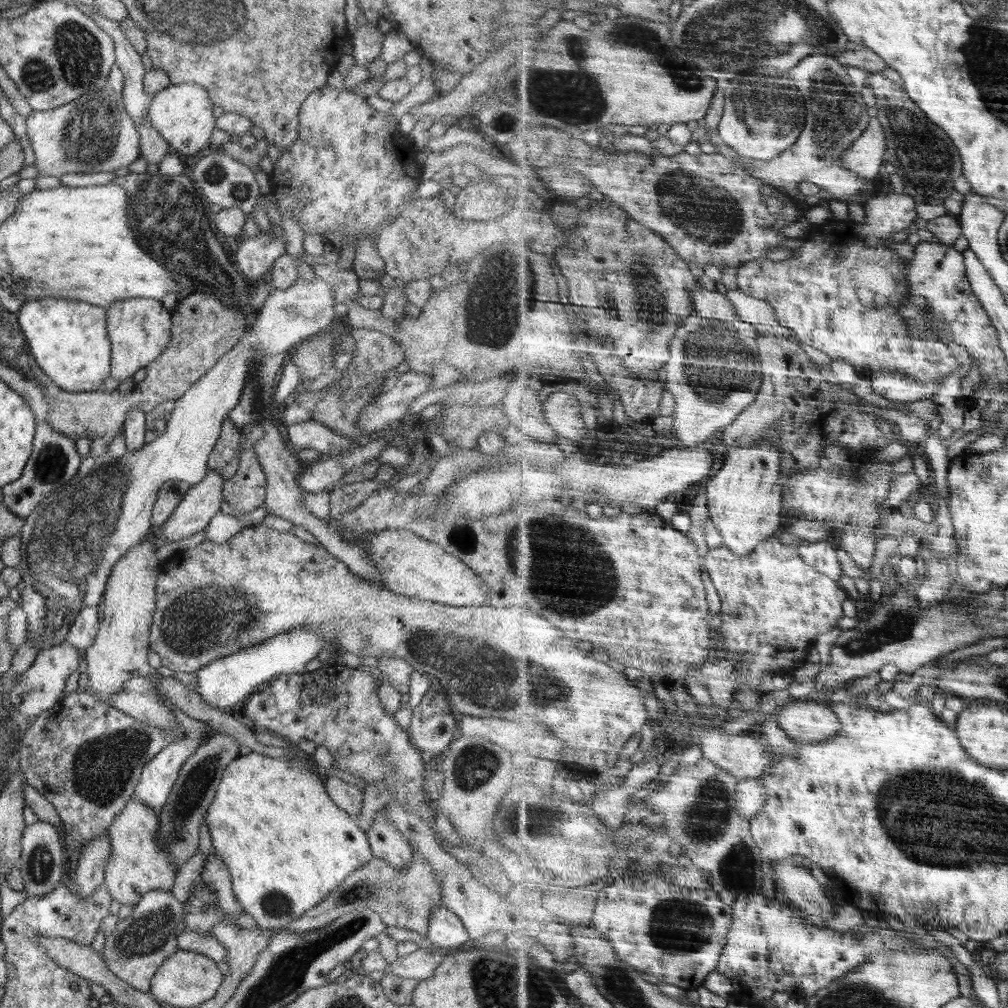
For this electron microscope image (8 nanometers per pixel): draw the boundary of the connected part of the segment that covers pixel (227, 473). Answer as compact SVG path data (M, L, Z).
M229 419L224 420L220 437L208 456L209 470L220 474L224 481L230 480L238 468L244 434Z

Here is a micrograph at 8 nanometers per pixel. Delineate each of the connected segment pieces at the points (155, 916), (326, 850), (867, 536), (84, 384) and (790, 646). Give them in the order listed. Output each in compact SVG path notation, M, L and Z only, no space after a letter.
M152 890L146 892L135 905L132 914L117 922L116 928L104 942L104 950L100 958L118 978L128 982L132 988L149 993L152 976L160 968L160 964L178 952L178 936L180 932L189 930L184 923L185 906L173 896L171 890Z
M250 752L247 755L239 755L234 758L224 776L222 782L218 786L216 792L216 802L210 804L208 810L208 826L210 826L210 834L212 834L212 843L216 848L216 854L220 854L224 858L224 862L228 865L228 871L231 871L232 889L238 903L244 908L246 914L250 914L257 922L257 926L263 930L273 930L290 924L290 920L298 920L300 916L306 912L312 911L324 897L328 897L328 892L332 892L336 886L340 886L352 872L364 866L367 862L373 859L373 854L365 834L365 829L355 820L348 816L348 812L339 808L328 797L324 782L320 780L320 776L303 765L303 759L284 760L276 757L266 756L257 752Z
M868 444L862 450L850 453L850 465L846 475L835 466L831 471L818 468L792 476L790 486L783 486L783 516L791 520L826 522L833 528L829 541L844 548L863 569L869 569L874 562L876 544L879 541L876 540L876 527L880 526L880 521L888 515L880 510L880 504L890 494L890 482L896 476L891 461L874 460L877 451L872 448L872 444Z
M44 298L24 303L16 316L36 363L58 387L68 392L101 392L104 380L111 375L111 344L105 328L104 308L68 299Z
M774 536L774 537L772 537L772 538L771 538L771 540L770 540L770 541L768 541L768 540L766 540L766 541L764 541L764 542L763 542L763 543L762 543L762 544L760 544L760 546L759 546L759 547L758 547L758 548L756 548L756 550L755 550L755 551L754 551L754 552L753 552L753 553L751 553L751 555L750 555L750 556L738 556L738 554L736 554L736 553L734 553L734 552L732 552L732 548L728 548L728 546L722 546L722 547L720 547L720 548L717 548L717 549L711 549L711 550L710 550L710 552L708 552L708 556L706 556L706 559L704 559L704 562L703 562L703 563L704 563L704 564L705 564L705 566L706 566L706 568L707 568L707 571L708 571L708 573L709 573L709 574L710 574L710 577L711 577L711 579L712 579L712 582L714 582L714 584L715 584L715 586L716 586L716 588L717 588L717 590L718 590L718 593L719 593L719 596L720 596L720 597L721 597L721 601L722 601L722 610L721 610L721 612L720 612L720 614L721 614L721 617L722 617L722 620L723 620L723 622L722 622L722 625L721 625L721 626L720 626L720 627L719 627L719 629L718 629L718 630L717 630L717 632L720 632L720 634L721 634L721 635L722 635L722 636L724 636L724 641L725 641L725 643L724 643L724 644L725 644L725 645L726 645L726 649L724 649L724 650L725 650L725 652L726 652L726 656L730 656L730 655L734 655L734 653L738 653L738 652L740 652L740 650L748 650L748 651L750 651L750 662L748 662L748 664L744 664L744 666L740 666L740 668L738 668L738 670L736 670L736 671L738 671L738 677L740 677L740 690L738 690L738 691L737 691L737 692L735 692L735 693L734 693L734 700L733 700L733 704L732 704L732 707L731 707L731 709L730 709L730 710L729 710L729 712L728 712L728 714L727 714L727 716L726 716L726 717L725 717L725 718L724 718L724 720L726 720L726 722L724 722L724 724L722 724L722 726L724 726L724 725L725 725L725 724L726 724L726 723L727 723L727 722L728 722L728 720L730 720L730 721L731 721L731 722L732 722L732 721L734 721L734 720L736 720L736 718L738 718L738 717L739 717L739 716L740 716L740 718L742 718L742 717L743 717L743 716L745 716L745 715L748 715L748 714L752 714L752 713L753 713L753 710L755 710L755 708L756 708L756 707L758 707L758 710L760 710L760 703L761 703L761 698L762 698L762 696L763 696L763 695L764 695L764 694L765 694L765 693L766 693L766 692L762 692L762 690L760 690L760 683L762 683L762 679L764 679L764 677L768 677L768 676L770 676L770 675L778 675L778 673L780 673L780 672L782 672L782 673L786 673L786 674L788 674L788 673L790 673L790 674L792 674L792 675L793 675L793 674L794 674L794 672L795 672L795 669L793 669L793 668L800 668L800 665L802 665L802 663L804 663L804 664L806 664L806 663L808 663L808 662L810 662L810 654L812 654L812 650L815 650L815 648L816 648L816 642L818 642L818 636L820 636L820 634L824 634L824 632L830 632L830 630L832 630L832 629L834 629L834 628L836 628L836 627L837 627L837 626L838 626L838 623L840 623L840 619L842 619L842 618L844 618L844 615L845 615L845 614L844 614L844 602L846 602L846 600L849 600L849 599L850 599L850 597L849 597L849 595L848 595L848 592L847 592L847 591L846 591L846 590L845 590L845 589L843 589L843 588L842 588L842 587L840 587L840 582L839 582L839 581L836 581L836 580L833 580L833 579L832 579L832 578L831 578L831 577L830 577L830 576L827 576L827 575L826 575L826 574L823 574L823 573L822 573L822 572L819 572L819 571L818 571L818 570L816 570L816 568L814 568L814 567L812 567L812 565L810 565L810 563L808 563L808 562L806 562L806 559L804 559L804 557L802 557L802 556L800 556L800 552L798 552L798 547L794 547L794 546L788 546L788 545L784 545L784 542L782 542L782 540L779 540L779 539L778 539L778 537L777 537L777 536Z

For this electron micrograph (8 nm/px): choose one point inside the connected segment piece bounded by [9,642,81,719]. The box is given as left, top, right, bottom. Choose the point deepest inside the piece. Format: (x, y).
(42, 685)

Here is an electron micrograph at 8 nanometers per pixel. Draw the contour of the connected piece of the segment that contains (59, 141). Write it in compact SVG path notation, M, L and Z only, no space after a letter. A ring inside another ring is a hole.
M109 86L47 111L33 110L26 117L26 126L36 156L35 167L42 176L116 172L118 168L139 165L138 129L125 108L122 94Z

